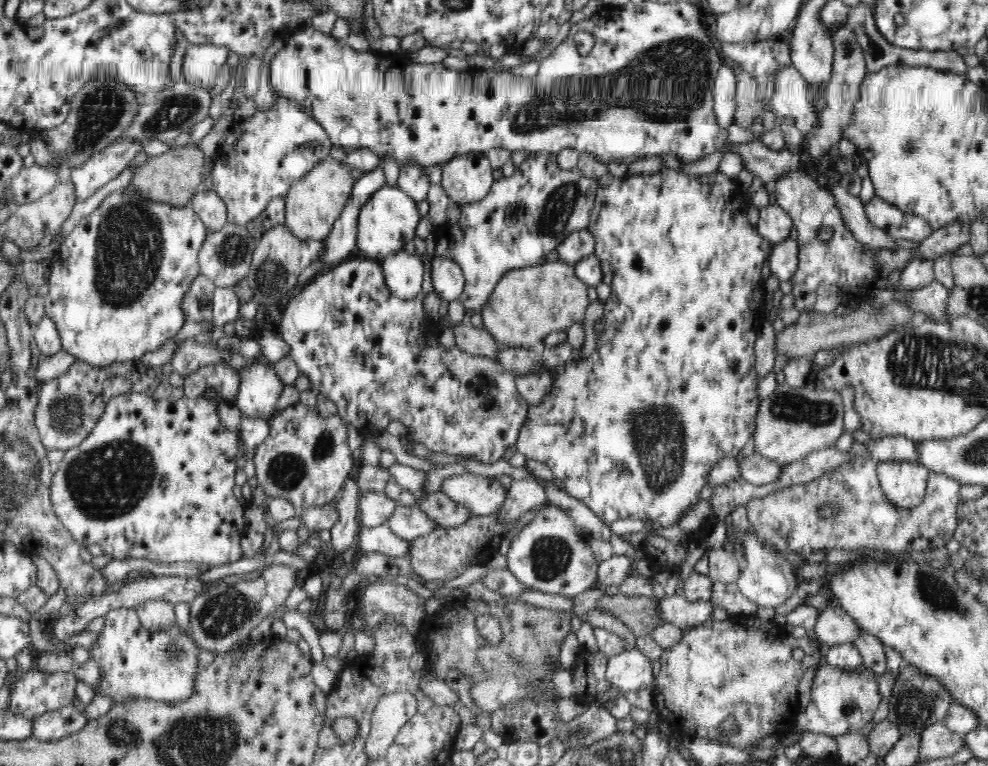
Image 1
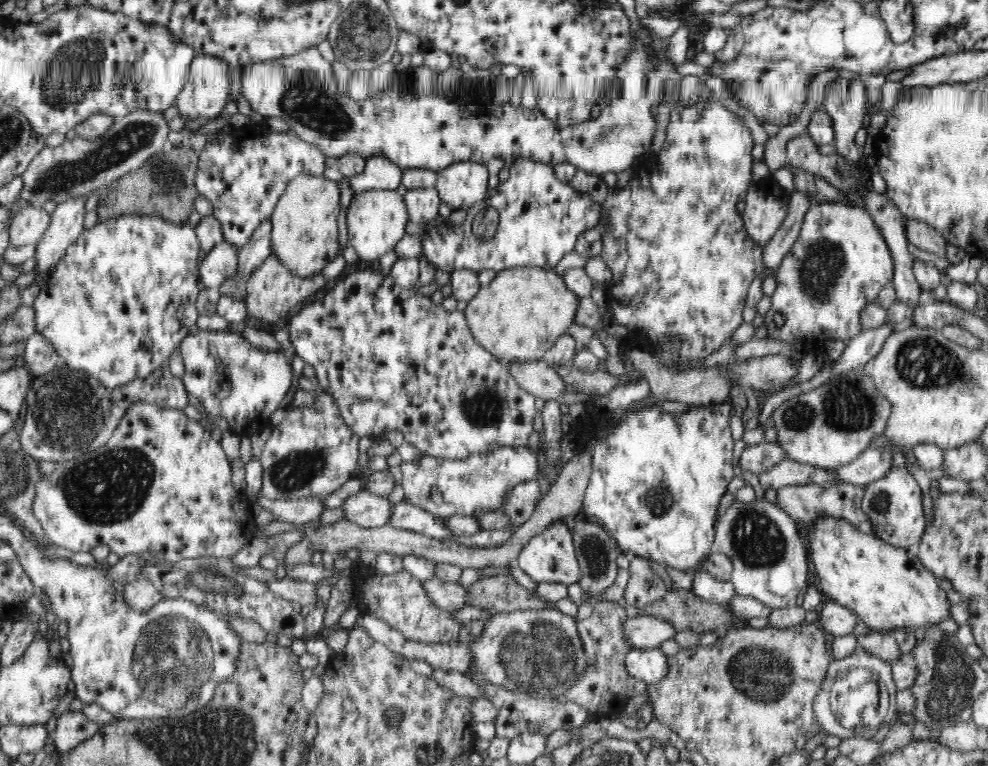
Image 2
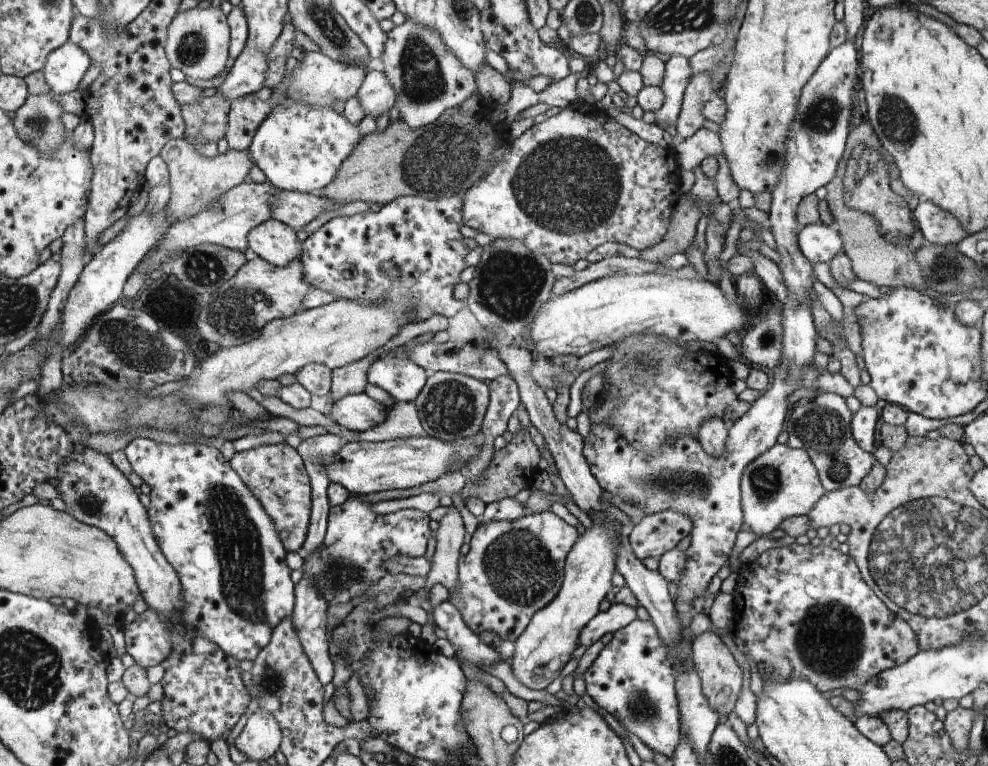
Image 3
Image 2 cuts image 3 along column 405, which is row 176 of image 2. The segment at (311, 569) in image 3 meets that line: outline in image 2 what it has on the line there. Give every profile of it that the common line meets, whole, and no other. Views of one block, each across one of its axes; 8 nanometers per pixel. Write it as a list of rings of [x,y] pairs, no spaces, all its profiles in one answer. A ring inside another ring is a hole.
[[[517,159],[509,168],[509,177],[506,182],[501,182],[496,188],[488,190],[482,201],[471,206],[471,211],[463,223],[452,225],[445,222],[443,226],[433,226],[422,232],[422,255],[433,264],[436,270],[452,272],[459,269],[482,272],[483,270],[504,271],[517,267],[538,267],[554,270],[556,260],[575,250],[575,244],[580,233],[597,227],[599,224],[600,203],[596,202],[588,193],[580,193],[572,187],[571,183],[560,180],[553,167],[534,162],[532,159]],[[487,208],[494,208],[499,214],[499,223],[494,237],[490,240],[478,239],[472,233],[472,221],[475,214]]]

